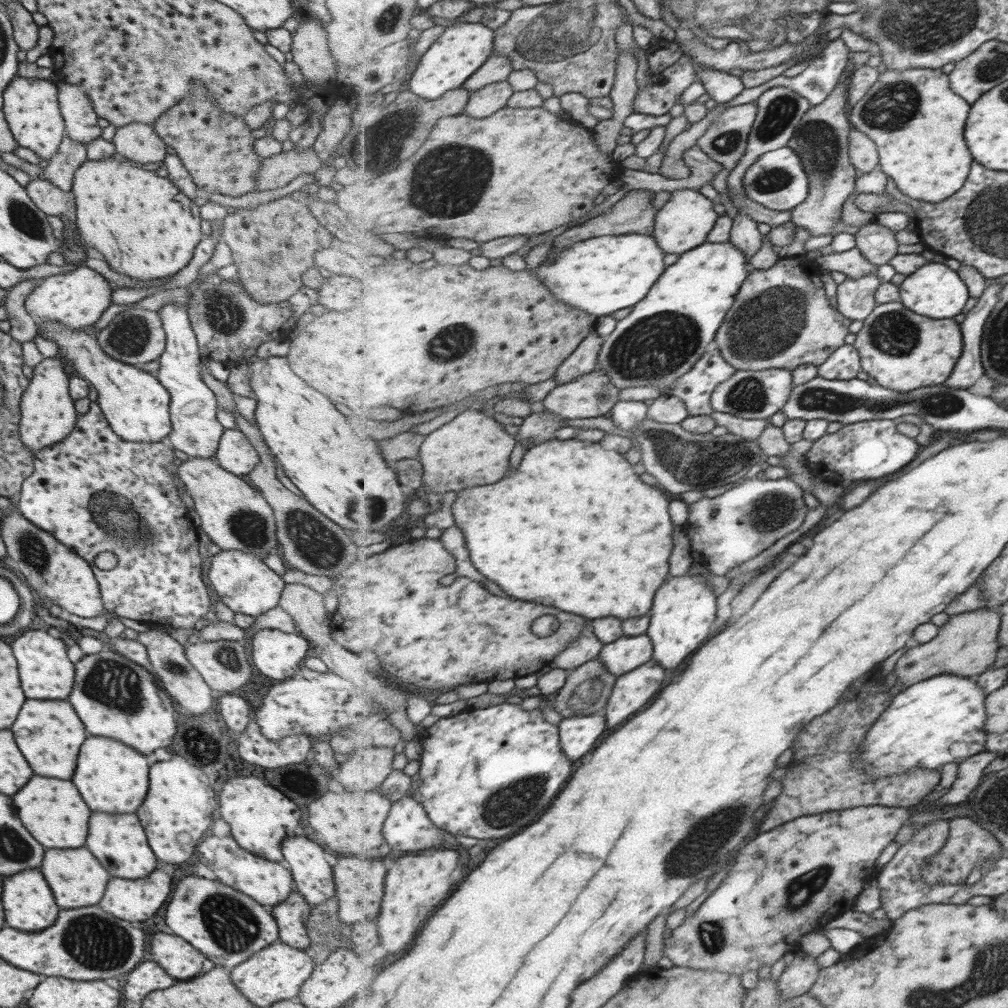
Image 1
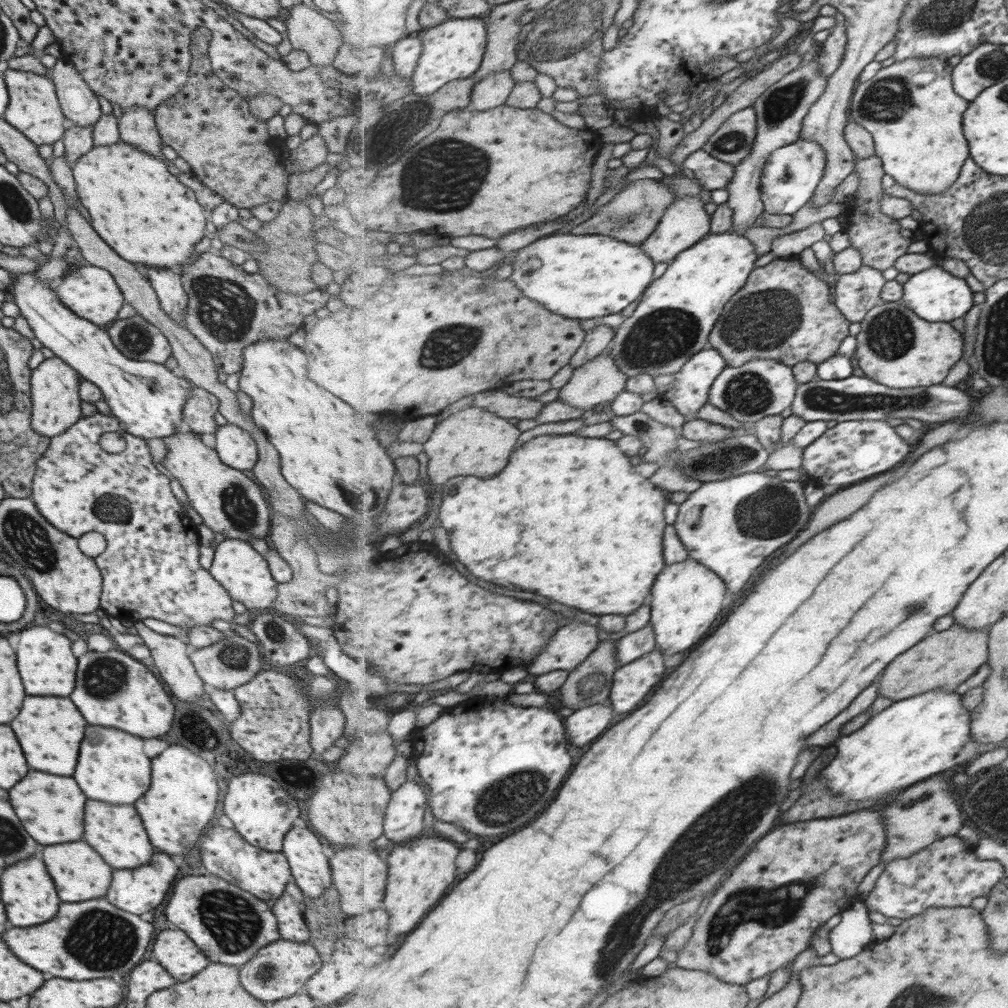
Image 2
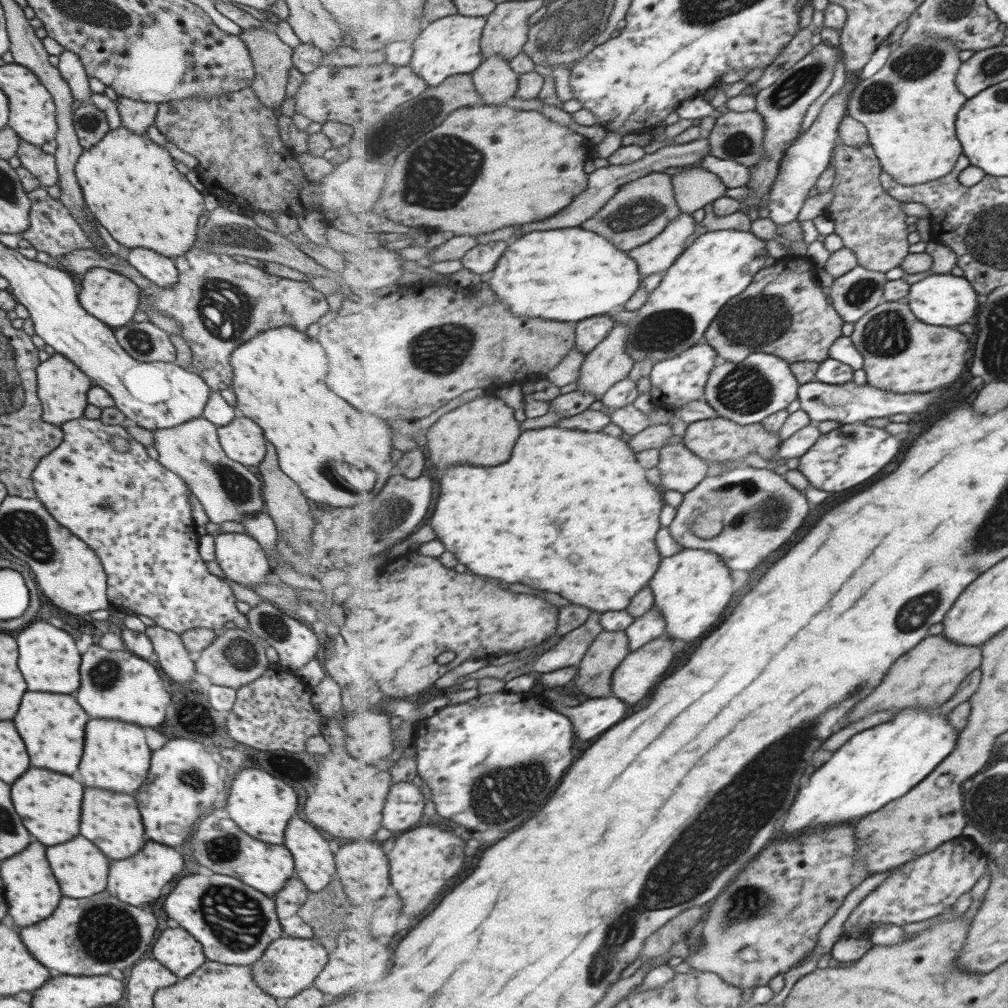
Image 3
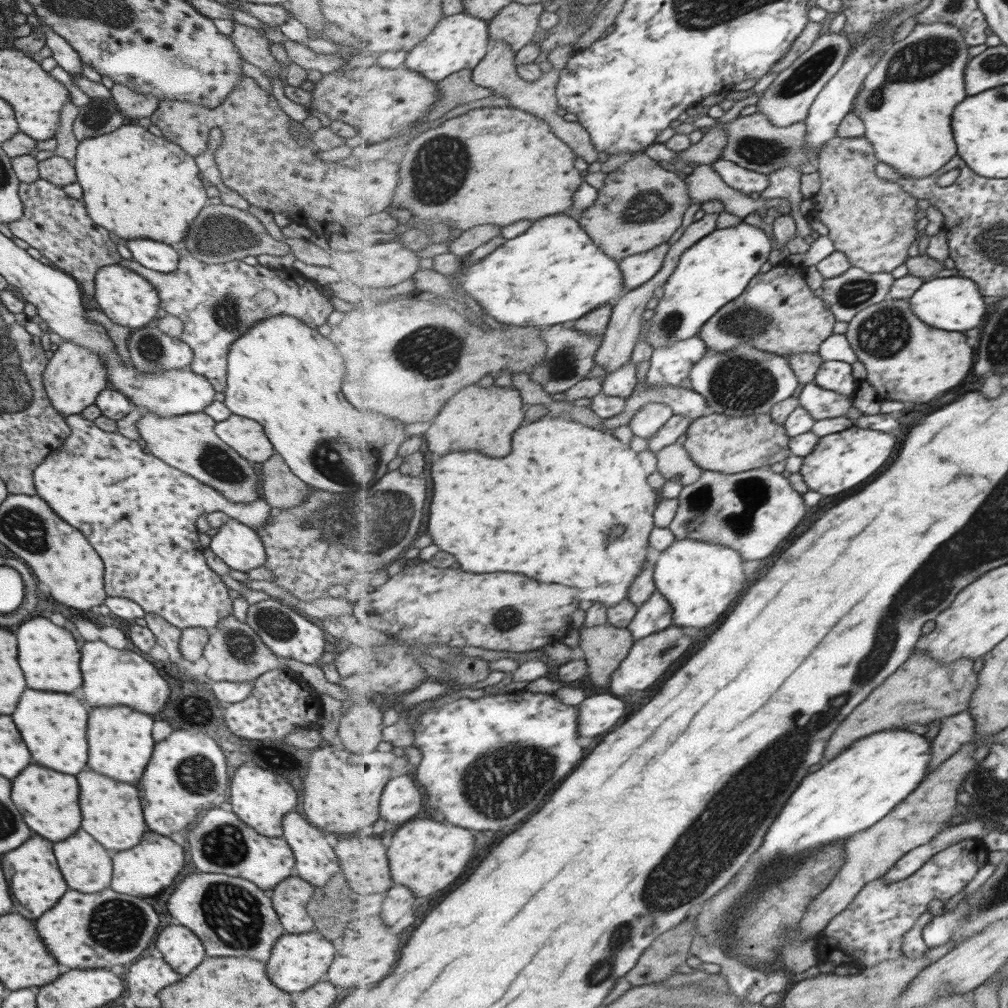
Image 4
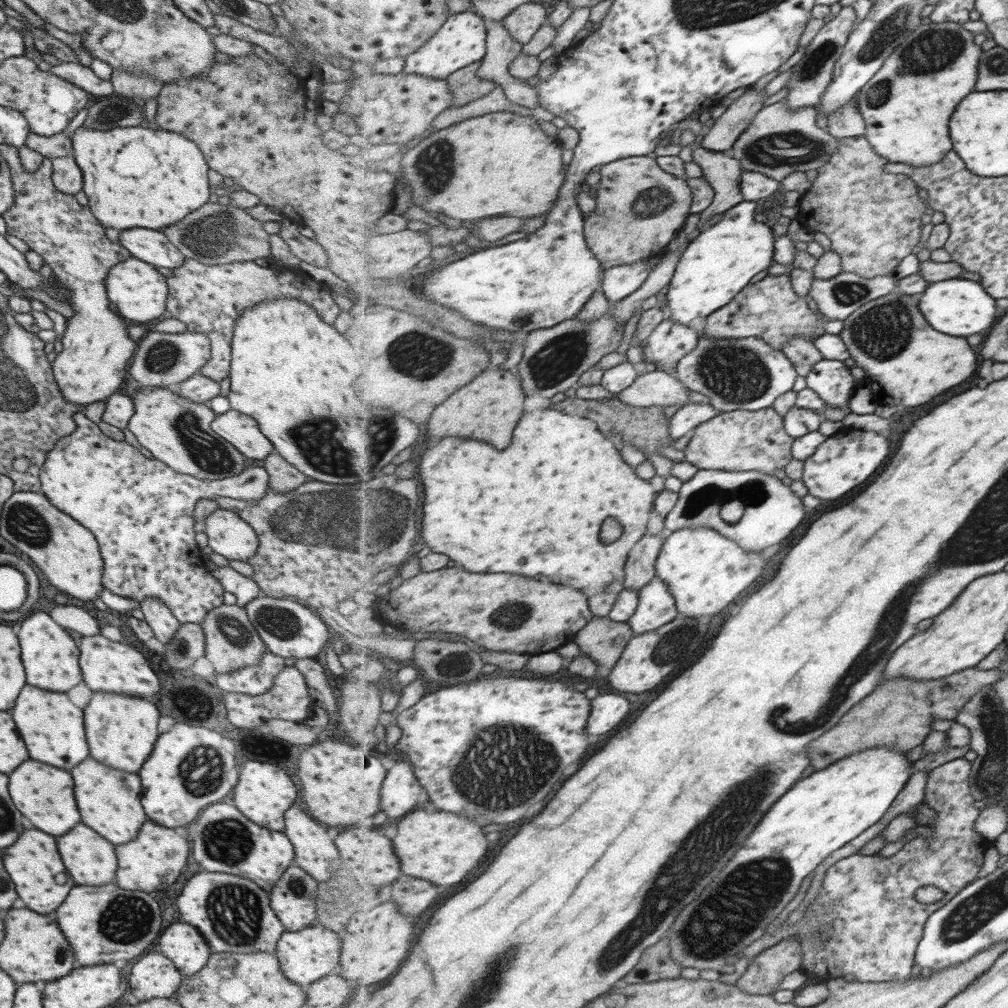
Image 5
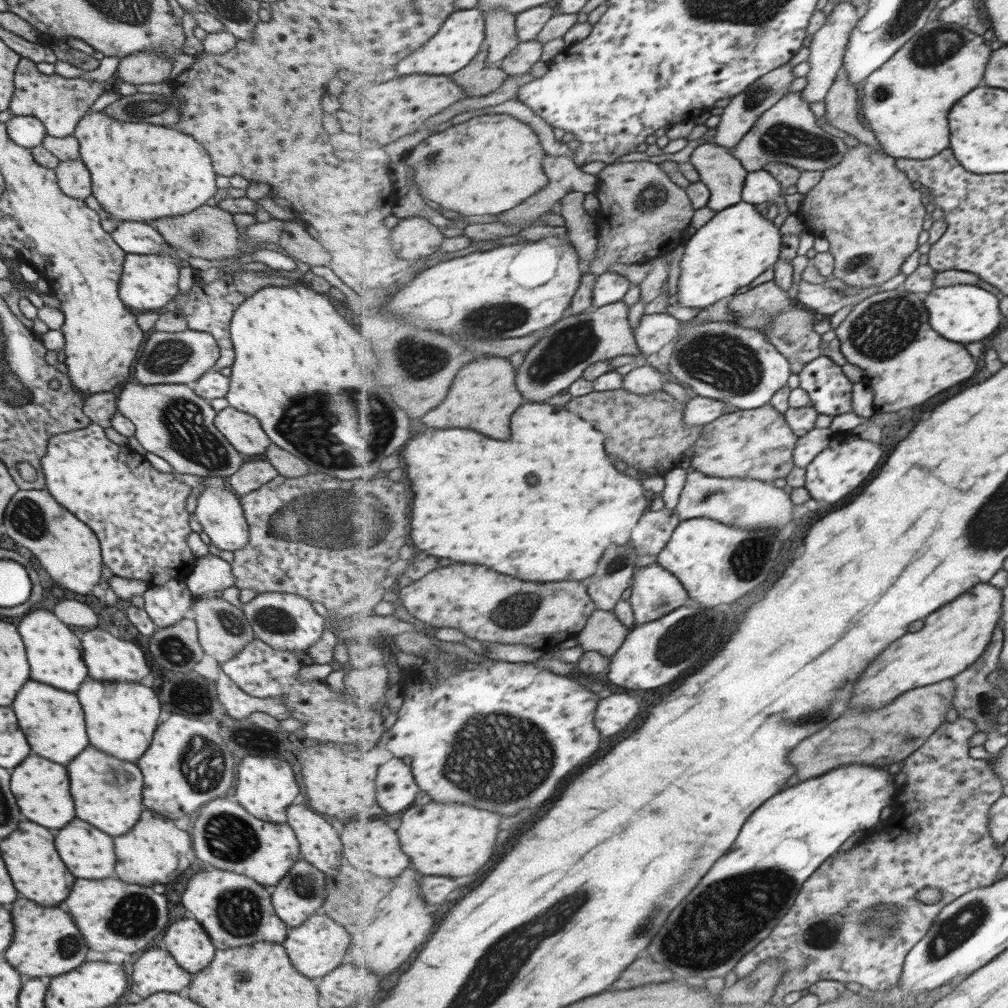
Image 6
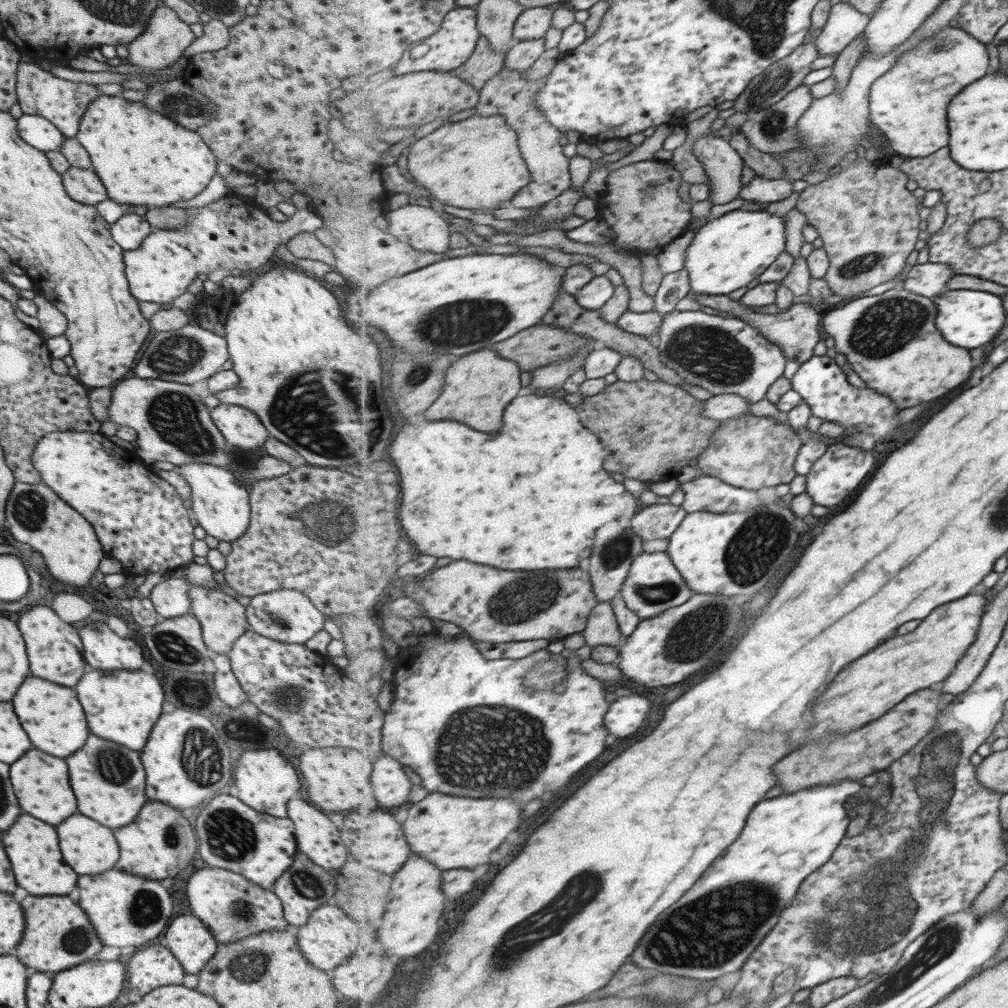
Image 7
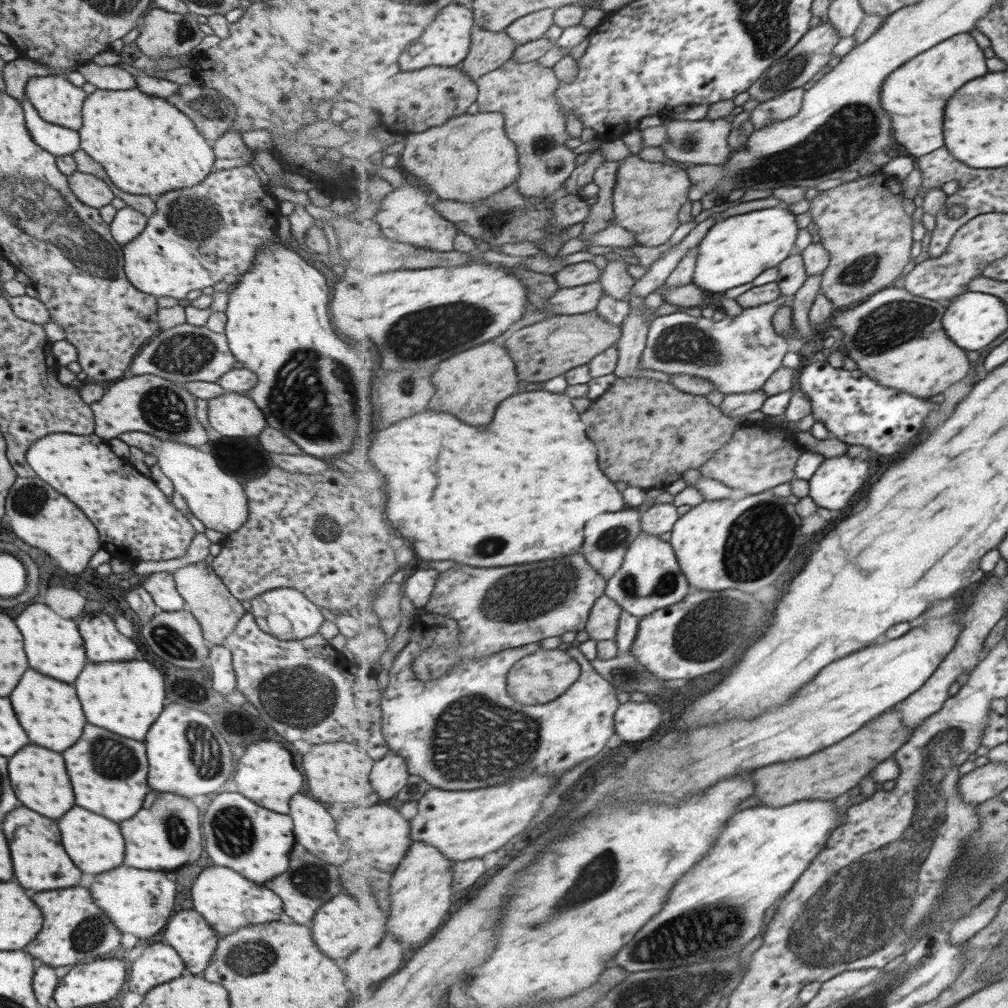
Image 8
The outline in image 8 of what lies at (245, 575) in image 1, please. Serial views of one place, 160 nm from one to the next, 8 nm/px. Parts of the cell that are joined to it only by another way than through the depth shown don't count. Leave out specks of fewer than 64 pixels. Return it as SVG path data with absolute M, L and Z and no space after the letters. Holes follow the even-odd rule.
M133 432L119 435L119 440L128 446L139 448L145 455L153 455L159 470L172 482L187 504L190 514L202 522L206 528L224 535L235 533L248 517L247 499L242 486L223 472L219 466L219 456L211 442L201 446L189 446L173 441L161 441L145 433Z

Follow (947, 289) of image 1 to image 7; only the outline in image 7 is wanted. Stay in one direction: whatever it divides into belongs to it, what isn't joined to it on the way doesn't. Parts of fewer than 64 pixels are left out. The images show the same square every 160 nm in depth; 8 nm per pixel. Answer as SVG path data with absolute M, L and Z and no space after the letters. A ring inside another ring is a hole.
M947 290L934 298L939 306L939 330L943 330L943 336L963 348L979 348L983 344L989 344L1005 326L1007 314L1003 308L1001 296L979 292L979 290Z

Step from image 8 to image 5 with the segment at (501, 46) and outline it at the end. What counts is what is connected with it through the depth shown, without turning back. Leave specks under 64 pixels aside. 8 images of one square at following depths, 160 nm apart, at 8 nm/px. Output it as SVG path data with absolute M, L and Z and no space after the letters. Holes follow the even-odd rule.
M481 61L467 66L458 73L451 74L451 77L446 79L454 94L453 106L462 106L473 100L479 100L497 88L497 83L478 77L479 68L481 68Z

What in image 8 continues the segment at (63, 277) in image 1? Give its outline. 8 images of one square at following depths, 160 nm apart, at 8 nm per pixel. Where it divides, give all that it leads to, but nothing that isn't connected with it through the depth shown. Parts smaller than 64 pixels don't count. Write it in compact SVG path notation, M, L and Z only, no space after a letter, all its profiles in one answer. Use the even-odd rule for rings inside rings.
M249 165L237 166L222 170L211 169L203 180L200 180L196 185L185 187L182 189L170 190L169 192L160 194L153 199L155 204L155 212L151 213L151 216L146 217L145 228L132 240L124 244L122 247L121 255L124 262L123 272L126 279L141 293L151 295L155 298L159 296L171 296L171 298L184 298L187 292L191 290L201 290L207 288L207 286L213 286L216 282L221 282L223 276L227 274L240 275L242 272L249 270L252 265L253 257L255 253L263 246L270 245L272 238L277 236L277 219L278 201L267 190L265 186L261 185L257 174L251 169Z

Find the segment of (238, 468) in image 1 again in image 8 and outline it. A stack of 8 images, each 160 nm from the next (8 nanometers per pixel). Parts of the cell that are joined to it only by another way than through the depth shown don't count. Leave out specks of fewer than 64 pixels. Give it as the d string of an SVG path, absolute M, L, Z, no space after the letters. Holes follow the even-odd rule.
M226 392L206 402L207 421L221 437L258 437L265 428L261 410L245 395Z

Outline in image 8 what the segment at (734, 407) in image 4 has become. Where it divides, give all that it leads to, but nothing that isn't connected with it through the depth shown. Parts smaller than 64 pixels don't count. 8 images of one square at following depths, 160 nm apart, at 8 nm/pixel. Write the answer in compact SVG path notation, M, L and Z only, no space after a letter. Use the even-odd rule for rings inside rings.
M782 294L773 302L743 308L737 316L725 316L721 326L719 322L679 311L661 315L651 322L640 366L669 375L685 374L710 380L725 396L757 392L782 368L783 358L791 350L789 339L775 330L773 318L782 306L793 306L793 300L793 296Z

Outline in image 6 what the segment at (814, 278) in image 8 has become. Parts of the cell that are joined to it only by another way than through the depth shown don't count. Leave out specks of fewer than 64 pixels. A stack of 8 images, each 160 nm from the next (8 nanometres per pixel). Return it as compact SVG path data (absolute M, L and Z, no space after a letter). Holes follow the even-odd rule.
M810 308L791 309L778 314L770 322L769 332L765 332L769 341L789 359L795 374L823 352L822 334L815 332L815 323L819 318L819 313Z

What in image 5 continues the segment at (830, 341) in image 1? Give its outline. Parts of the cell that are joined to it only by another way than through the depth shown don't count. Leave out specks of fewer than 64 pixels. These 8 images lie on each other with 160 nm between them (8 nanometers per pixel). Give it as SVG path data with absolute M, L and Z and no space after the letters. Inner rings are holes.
M789 274L767 275L743 289L728 305L710 314L706 318L704 335L716 339L759 337L769 346L782 351L787 341L795 335L815 340L815 328L821 315L827 318L818 307L816 310L809 308L807 300L795 293Z

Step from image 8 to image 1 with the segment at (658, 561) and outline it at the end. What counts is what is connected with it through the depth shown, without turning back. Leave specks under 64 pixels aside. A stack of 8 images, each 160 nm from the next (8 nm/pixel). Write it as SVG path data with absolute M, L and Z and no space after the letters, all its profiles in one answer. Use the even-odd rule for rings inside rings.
M648 633L634 637L624 635L615 642L605 644L599 656L605 666L617 677L638 669L639 666L645 665L654 657L654 642Z

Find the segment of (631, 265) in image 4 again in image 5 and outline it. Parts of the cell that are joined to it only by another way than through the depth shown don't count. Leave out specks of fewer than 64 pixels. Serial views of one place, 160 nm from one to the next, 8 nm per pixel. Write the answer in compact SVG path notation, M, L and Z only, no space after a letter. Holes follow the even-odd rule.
M647 259L621 266L614 266L603 272L602 289L606 297L614 304L628 298L635 292L650 275L651 268L647 267Z

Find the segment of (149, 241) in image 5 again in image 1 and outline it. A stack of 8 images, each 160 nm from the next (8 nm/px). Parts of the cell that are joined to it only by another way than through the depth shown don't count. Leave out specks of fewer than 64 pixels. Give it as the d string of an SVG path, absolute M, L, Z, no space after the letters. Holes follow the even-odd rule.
M167 301L156 310L166 338L165 348L157 358L158 369L154 377L169 393L170 404L167 408L171 430L169 438L173 451L181 457L213 458L223 427L216 420L216 398L210 388L200 379L200 362L196 338L193 334L186 308L181 303Z

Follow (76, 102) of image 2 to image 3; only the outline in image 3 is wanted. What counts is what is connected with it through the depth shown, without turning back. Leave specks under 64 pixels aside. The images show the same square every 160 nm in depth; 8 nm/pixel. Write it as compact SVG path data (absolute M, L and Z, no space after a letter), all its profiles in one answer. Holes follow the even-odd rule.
M64 49L58 56L59 62L56 68L58 74L67 83L71 96L74 100L81 100L80 105L91 103L88 77L85 75L77 54Z

